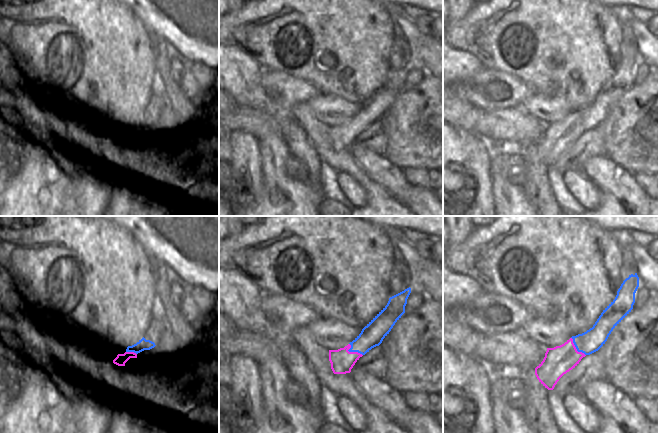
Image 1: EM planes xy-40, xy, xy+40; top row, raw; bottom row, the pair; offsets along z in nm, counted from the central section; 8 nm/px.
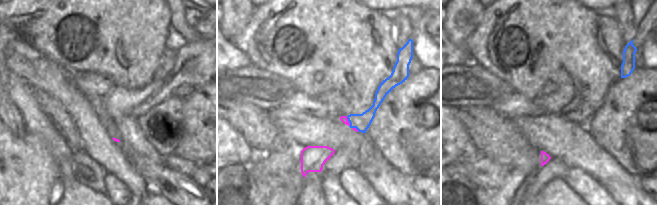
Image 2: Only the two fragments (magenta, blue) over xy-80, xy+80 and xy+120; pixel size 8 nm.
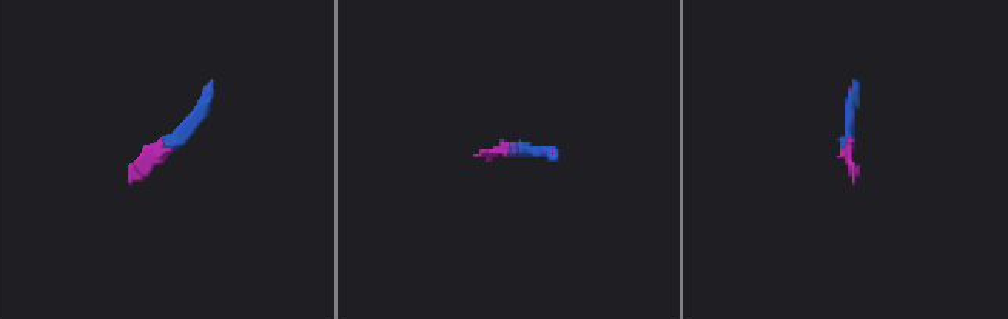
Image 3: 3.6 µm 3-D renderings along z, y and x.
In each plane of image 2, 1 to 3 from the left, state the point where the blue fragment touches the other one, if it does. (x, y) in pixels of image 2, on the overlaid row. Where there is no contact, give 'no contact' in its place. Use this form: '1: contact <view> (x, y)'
1: no contact
2: contact xy+80 (348, 121)
3: no contact

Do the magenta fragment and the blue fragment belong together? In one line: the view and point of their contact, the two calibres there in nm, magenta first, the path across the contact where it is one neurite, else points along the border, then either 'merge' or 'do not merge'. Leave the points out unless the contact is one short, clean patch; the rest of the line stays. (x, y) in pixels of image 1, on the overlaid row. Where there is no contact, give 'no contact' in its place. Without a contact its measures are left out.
meets magenta in xy at (352, 352); 190 nm thick on the magenta side, 190 nm on the other; border along xy (349, 343), (349, 351), (357, 351), (362, 355); do not merge

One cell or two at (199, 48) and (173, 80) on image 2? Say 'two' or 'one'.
one

